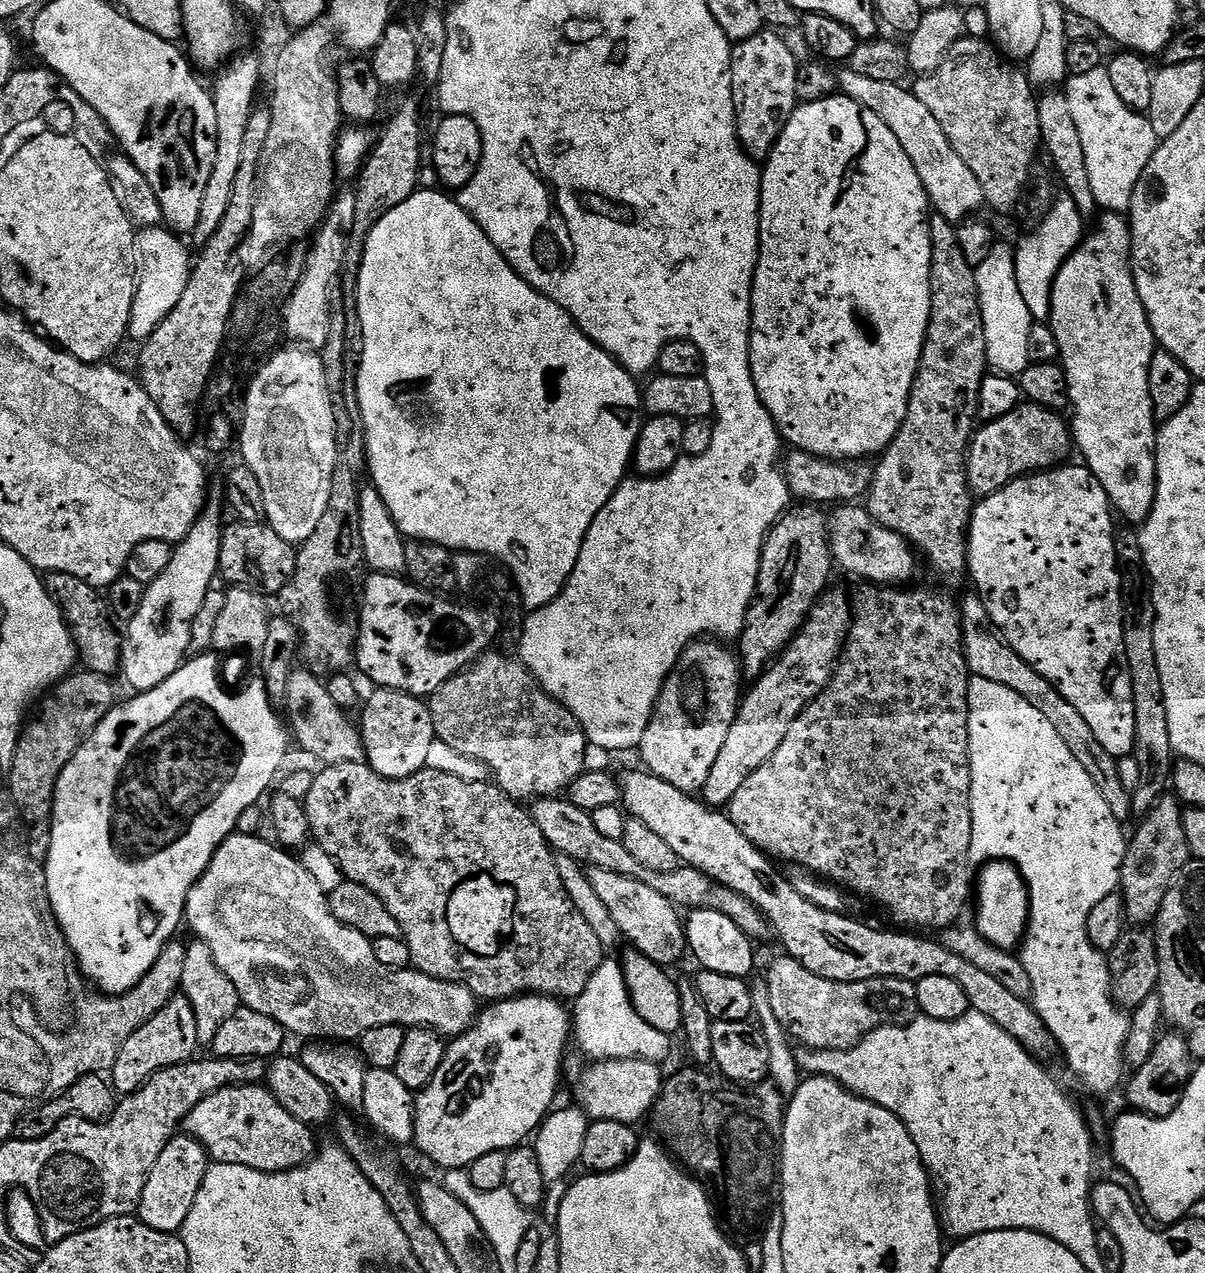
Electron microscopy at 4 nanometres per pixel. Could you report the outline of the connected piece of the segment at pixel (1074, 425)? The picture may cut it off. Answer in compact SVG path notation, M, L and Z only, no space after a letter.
M1104 212L1096 222L1096 229L1093 232L1091 229L1083 237L1079 248L1070 254L1068 260L1058 270L1057 278L1053 282L1052 288L1050 327L1054 338L1057 339L1057 346L1060 352L1058 357L1059 363L1062 365L1068 379L1068 399L1070 401L1070 409L1072 408L1070 431L1075 447L1078 449L1078 452L1080 448L1081 454L1084 455L1083 463L1094 474L1094 478L1098 478L1098 482L1102 482L1102 486L1106 490L1113 509L1119 515L1121 512L1130 523L1140 526L1148 519L1148 515L1152 513L1152 507L1156 501L1156 438L1158 435L1158 421L1156 415L1152 412L1148 375L1150 374L1152 355L1158 350L1158 345L1156 335L1153 334L1152 327L1148 321L1146 310L1142 306L1142 298L1138 298L1138 286L1132 277L1132 230L1129 221L1123 215L1114 212Z

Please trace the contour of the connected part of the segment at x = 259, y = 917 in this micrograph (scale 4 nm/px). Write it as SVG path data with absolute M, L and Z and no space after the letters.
M259 835L227 836L218 846L202 878L190 890L184 907L186 924L210 946L214 962L234 982L240 1003L274 1018L285 1033L313 1041L356 1042L371 1028L399 1024L401 1028L434 1028L445 1038L467 1032L478 1016L478 998L468 988L409 970L389 972L374 958L372 940L358 930L345 928L328 905L328 893L314 882L310 870L291 851L260 840Z

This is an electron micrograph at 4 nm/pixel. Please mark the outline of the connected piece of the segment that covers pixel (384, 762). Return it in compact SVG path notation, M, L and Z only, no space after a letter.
M389 688L373 691L373 696L363 705L364 717L358 720L360 736L364 740L364 760L372 771L378 773L383 780L401 780L410 778L410 774L418 774L428 767L426 757L430 746L436 740L436 731L432 721L432 709L421 697L411 696L405 692L395 692Z

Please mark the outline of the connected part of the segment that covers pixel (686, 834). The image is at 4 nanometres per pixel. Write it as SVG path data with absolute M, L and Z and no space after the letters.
M639 770L640 772L624 772L618 776L620 787L620 801L623 811L629 817L638 822L642 822L653 834L658 834L674 850L674 854L679 858L681 865L698 870L706 874L723 888L734 890L742 894L755 906L765 920L768 921L771 931L776 932L780 939L780 944L787 955L793 956L810 974L818 974L818 978L826 978L830 982L866 982L870 978L902 978L903 980L917 981L922 978L954 978L962 990L966 990L969 1009L994 1022L1002 1030L1006 1030L1031 1056L1036 1057L1041 1062L1049 1062L1055 1056L1061 1055L1059 1044L1056 1043L1054 1034L1042 1022L1042 1018L1036 1013L1035 1008L1025 997L1010 994L1006 986L1002 986L995 978L990 978L983 970L978 970L966 958L958 954L950 954L940 944L939 939L925 938L920 934L913 934L908 930L892 930L887 932L884 928L871 928L868 924L863 924L860 920L851 920L844 912L831 912L822 910L814 906L802 894L798 894L795 883L791 879L787 880L779 872L777 865L769 857L765 856L760 849L755 848L750 840L734 826L734 822L723 811L709 806L699 799L693 798L689 793L678 790L670 786L668 782L662 782L652 772Z

